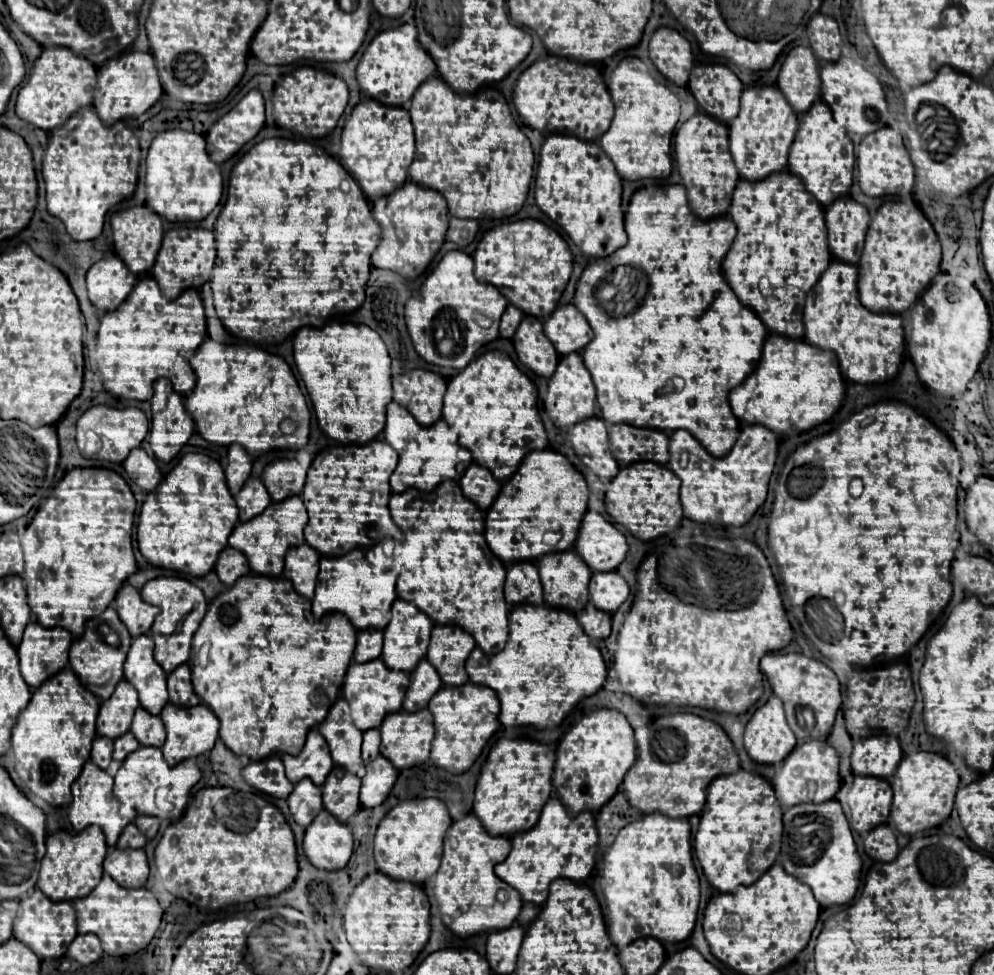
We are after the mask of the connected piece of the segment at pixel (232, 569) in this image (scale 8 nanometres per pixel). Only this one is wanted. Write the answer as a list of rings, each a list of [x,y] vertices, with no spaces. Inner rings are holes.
[[[230,546],[224,548],[220,552],[218,562],[216,562],[216,574],[218,574],[220,582],[224,582],[226,586],[232,586],[240,576],[250,574],[250,566],[248,566],[246,556]]]

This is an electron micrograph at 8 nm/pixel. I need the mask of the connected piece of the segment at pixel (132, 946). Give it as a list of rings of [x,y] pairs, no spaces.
[[[104,874],[100,884],[86,898],[74,900],[74,908],[78,932],[96,934],[102,942],[104,952],[110,956],[128,956],[144,950],[154,938],[162,920],[162,908],[152,892],[148,892],[146,888],[138,890],[122,888],[108,874]]]

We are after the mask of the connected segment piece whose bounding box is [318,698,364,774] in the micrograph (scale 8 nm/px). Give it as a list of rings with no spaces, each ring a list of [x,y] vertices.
[[[340,698],[330,708],[326,720],[318,726],[318,730],[330,746],[334,764],[346,768],[352,774],[358,774],[363,768],[361,746],[364,732],[352,724],[350,708],[344,698]]]

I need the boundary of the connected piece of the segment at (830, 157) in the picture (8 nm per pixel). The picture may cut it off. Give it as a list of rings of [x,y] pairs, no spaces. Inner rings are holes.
[[[816,100],[812,108],[800,118],[800,128],[796,132],[796,140],[790,148],[788,170],[802,178],[806,190],[822,204],[828,206],[832,200],[846,196],[852,186],[854,174],[854,148],[848,134],[834,122],[828,104]]]

